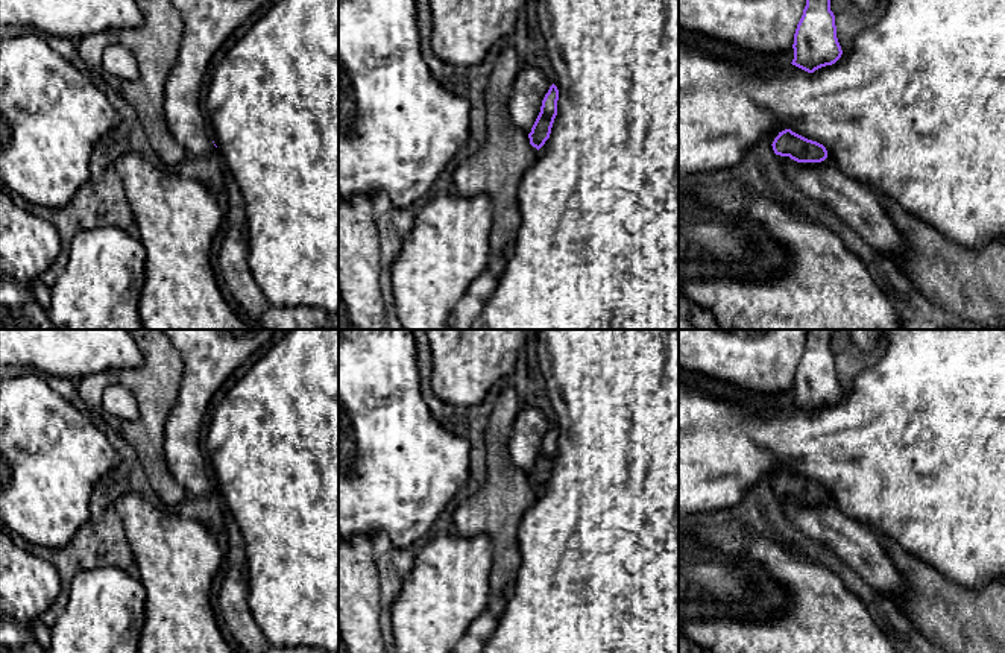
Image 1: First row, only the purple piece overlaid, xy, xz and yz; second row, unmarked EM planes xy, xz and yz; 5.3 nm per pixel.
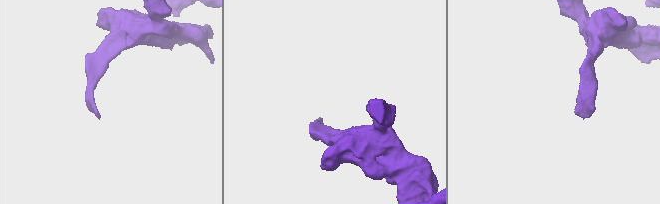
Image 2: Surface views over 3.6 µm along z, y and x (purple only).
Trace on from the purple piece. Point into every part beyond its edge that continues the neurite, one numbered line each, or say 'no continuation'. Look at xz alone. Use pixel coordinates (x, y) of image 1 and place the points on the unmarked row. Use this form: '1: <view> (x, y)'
no continuation

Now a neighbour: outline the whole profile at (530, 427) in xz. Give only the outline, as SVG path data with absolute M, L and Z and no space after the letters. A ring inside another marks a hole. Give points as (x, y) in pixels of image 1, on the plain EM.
M522 404L516 416L509 451L512 462L527 474L540 453L542 440L548 433L553 421L545 416L537 407Z

